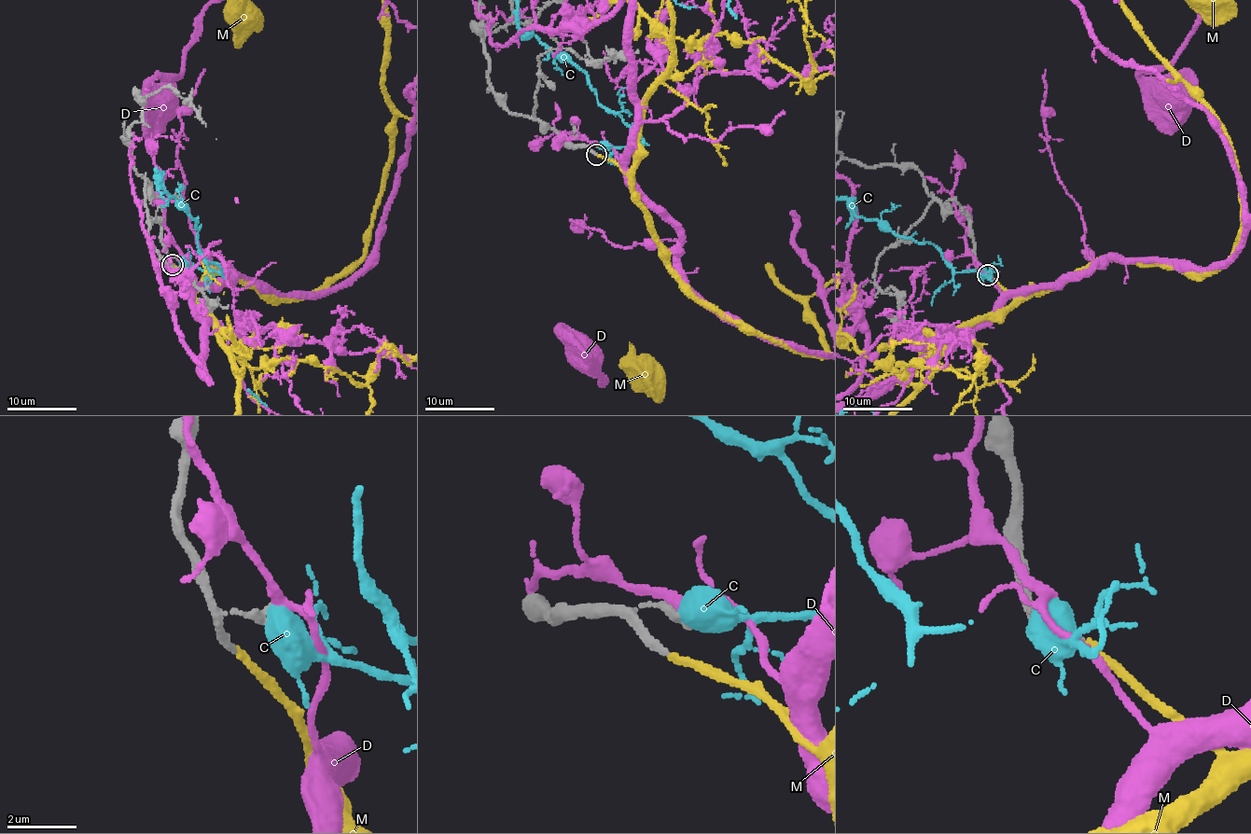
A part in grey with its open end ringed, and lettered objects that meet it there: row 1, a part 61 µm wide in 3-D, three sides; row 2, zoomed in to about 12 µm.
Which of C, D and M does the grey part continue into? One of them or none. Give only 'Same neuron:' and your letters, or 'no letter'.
Same neuron: M

